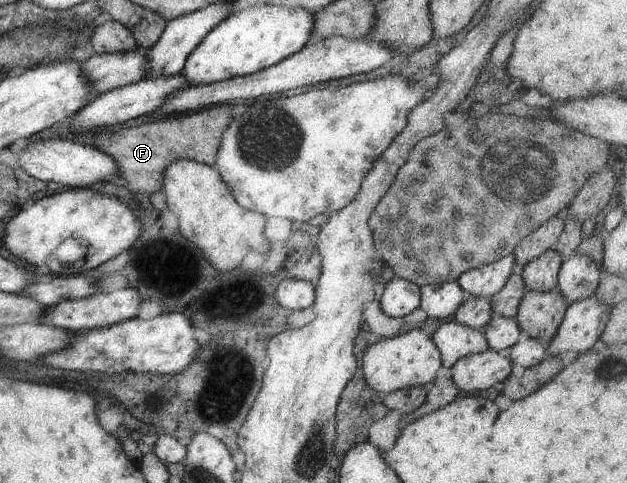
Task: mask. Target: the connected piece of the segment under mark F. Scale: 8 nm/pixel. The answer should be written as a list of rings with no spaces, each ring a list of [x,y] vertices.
[[[231,103],[217,104],[213,107],[208,106],[204,111],[198,110],[188,114],[180,114],[180,117],[168,115],[166,119],[152,121],[152,123],[147,122],[136,128],[121,128],[112,133],[104,131],[102,135],[106,135],[106,137],[100,137],[94,143],[98,143],[98,149],[105,154],[110,154],[117,163],[119,175],[116,176],[116,183],[118,185],[124,183],[129,191],[144,191],[144,193],[151,194],[161,189],[164,168],[174,160],[192,160],[213,167],[221,133],[233,117],[231,106]]]

